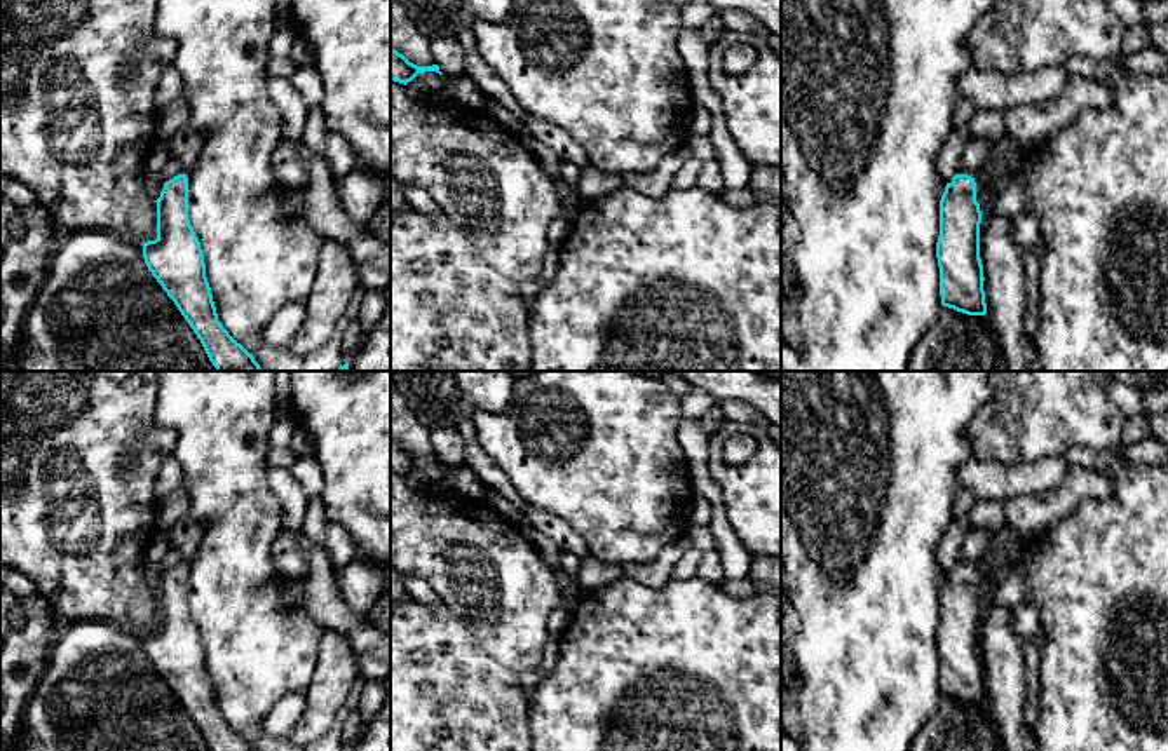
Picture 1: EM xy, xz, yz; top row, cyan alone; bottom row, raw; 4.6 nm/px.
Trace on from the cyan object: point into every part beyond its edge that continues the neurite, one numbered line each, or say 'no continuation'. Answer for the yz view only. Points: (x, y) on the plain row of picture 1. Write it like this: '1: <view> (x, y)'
1: yz (975, 563)

